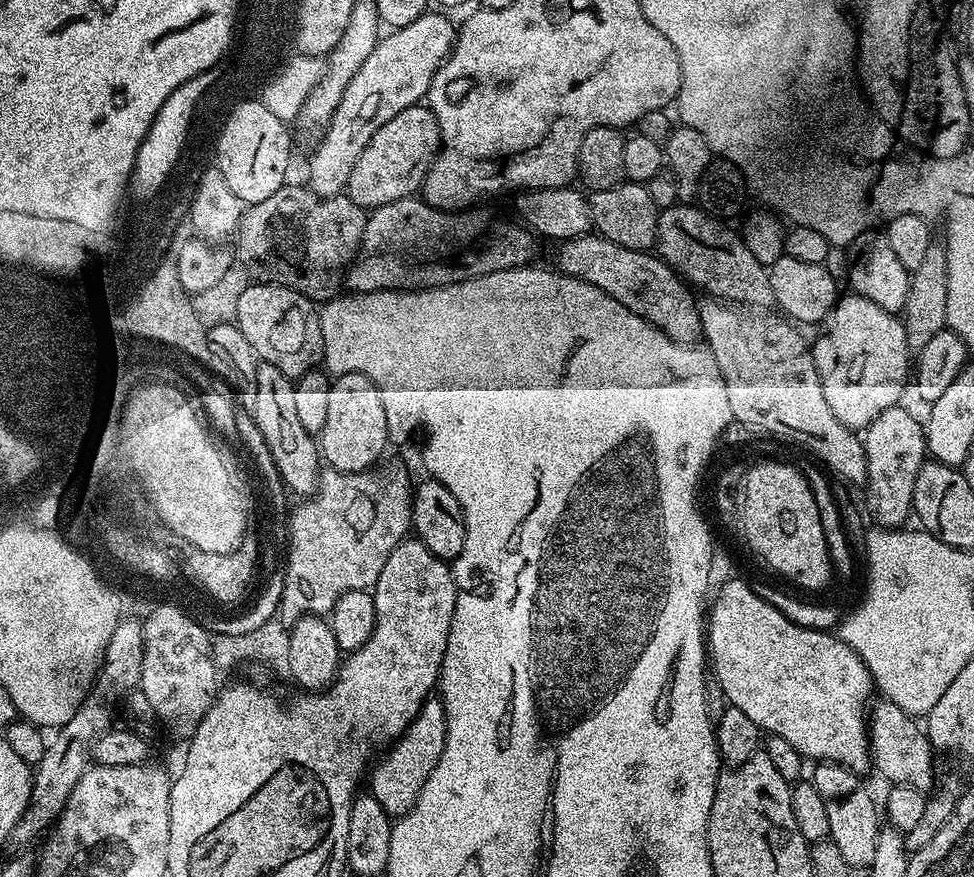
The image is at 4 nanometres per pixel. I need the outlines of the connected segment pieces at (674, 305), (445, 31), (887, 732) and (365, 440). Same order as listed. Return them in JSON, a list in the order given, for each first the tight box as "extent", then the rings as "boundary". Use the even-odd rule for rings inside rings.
[{"extent":[555,234,701,345],"boundary":[[[599,234],[575,236],[557,248],[555,271],[598,286],[598,290],[610,294],[626,310],[638,314],[679,344],[691,345],[701,339],[700,310],[697,297],[692,297],[693,289],[659,255],[623,248]]]},{"extent":[306,10,458,197],"boundary":[[[428,10],[408,26],[381,35],[374,50],[370,50],[370,58],[366,58],[358,74],[350,78],[350,86],[346,86],[346,94],[342,94],[330,126],[315,141],[316,149],[308,160],[306,187],[313,197],[341,195],[350,182],[354,162],[358,162],[362,150],[366,150],[370,138],[374,138],[394,114],[402,114],[402,110],[427,97],[430,82],[456,43],[458,31],[443,11],[435,11]]]},{"extent":[867,698,937,793],"boundary":[[[883,698],[877,699],[871,705],[867,722],[875,771],[880,771],[888,779],[889,785],[905,784],[911,788],[917,788],[919,792],[931,793],[937,783],[937,781],[935,782],[936,768],[932,765],[934,749],[928,740],[925,729],[921,725],[919,728],[916,725],[919,723],[913,717],[905,714],[901,708],[894,706],[894,702]]]},{"extent":[318,372,390,472],"boundary":[[[346,372],[337,375],[328,386],[330,407],[326,413],[326,426],[318,433],[318,447],[323,463],[335,472],[367,472],[390,444],[386,426],[386,406],[382,406],[382,394],[369,376],[360,372]]]}]

